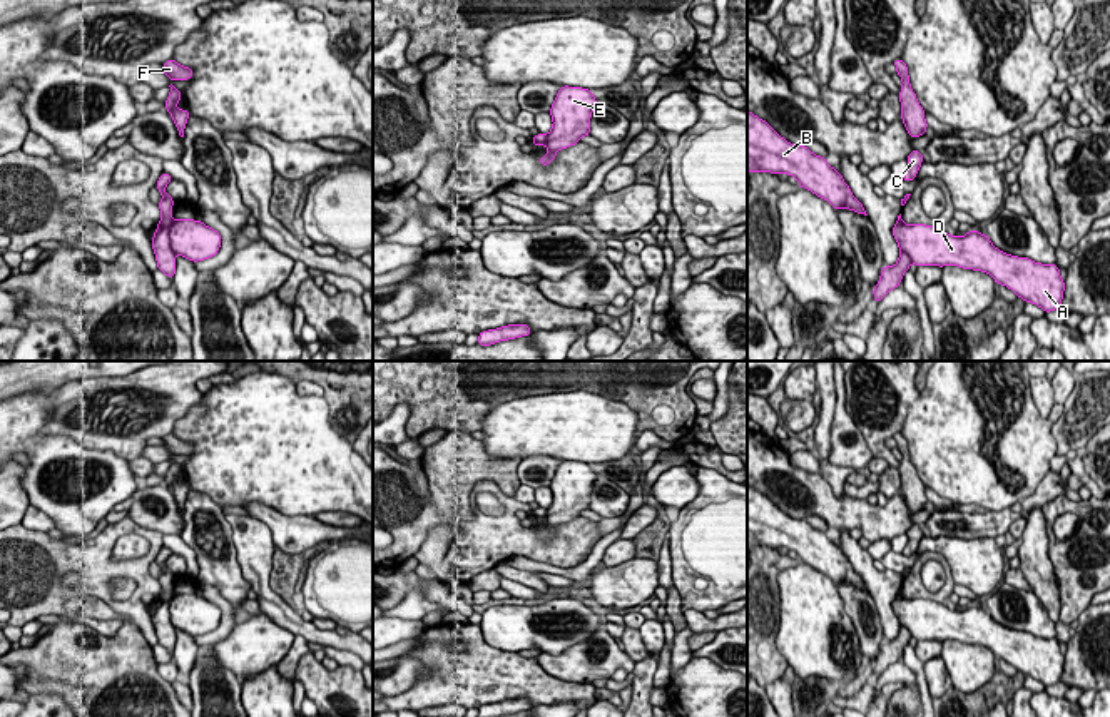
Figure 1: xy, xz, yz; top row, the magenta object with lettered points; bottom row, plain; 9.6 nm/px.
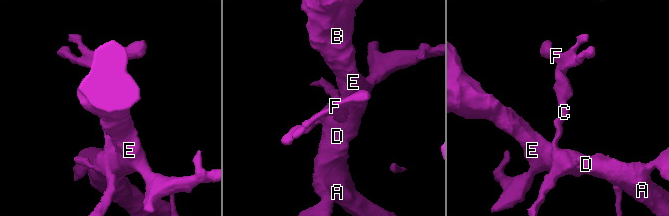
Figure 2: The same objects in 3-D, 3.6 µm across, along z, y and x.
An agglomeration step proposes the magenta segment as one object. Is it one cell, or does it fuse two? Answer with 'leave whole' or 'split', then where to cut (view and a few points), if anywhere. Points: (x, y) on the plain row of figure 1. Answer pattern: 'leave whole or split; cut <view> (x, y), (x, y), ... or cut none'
split; cut xy (173, 595), (169, 600), (169, 620), (176, 627)

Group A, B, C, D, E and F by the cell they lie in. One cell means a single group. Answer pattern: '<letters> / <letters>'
A B D E / C F

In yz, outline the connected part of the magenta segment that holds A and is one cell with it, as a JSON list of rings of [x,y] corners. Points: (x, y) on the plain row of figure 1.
[[[896,597],[893,610],[899,625],[906,627],[918,642],[953,638],[983,645],[996,659],[1006,660],[1018,672],[1036,679],[1045,687],[1062,680],[1065,655],[1060,652],[1057,638],[1041,638],[1006,628],[991,618],[988,608],[970,605],[958,612],[926,598]]]

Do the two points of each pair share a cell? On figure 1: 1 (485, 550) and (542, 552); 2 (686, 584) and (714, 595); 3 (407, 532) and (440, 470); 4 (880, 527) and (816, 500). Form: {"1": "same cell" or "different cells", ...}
{"1": "same cell", "2": "same cell", "3": "different cells", "4": "same cell"}

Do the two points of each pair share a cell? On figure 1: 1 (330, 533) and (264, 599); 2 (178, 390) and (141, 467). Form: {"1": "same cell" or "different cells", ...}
{"1": "different cells", "2": "different cells"}

